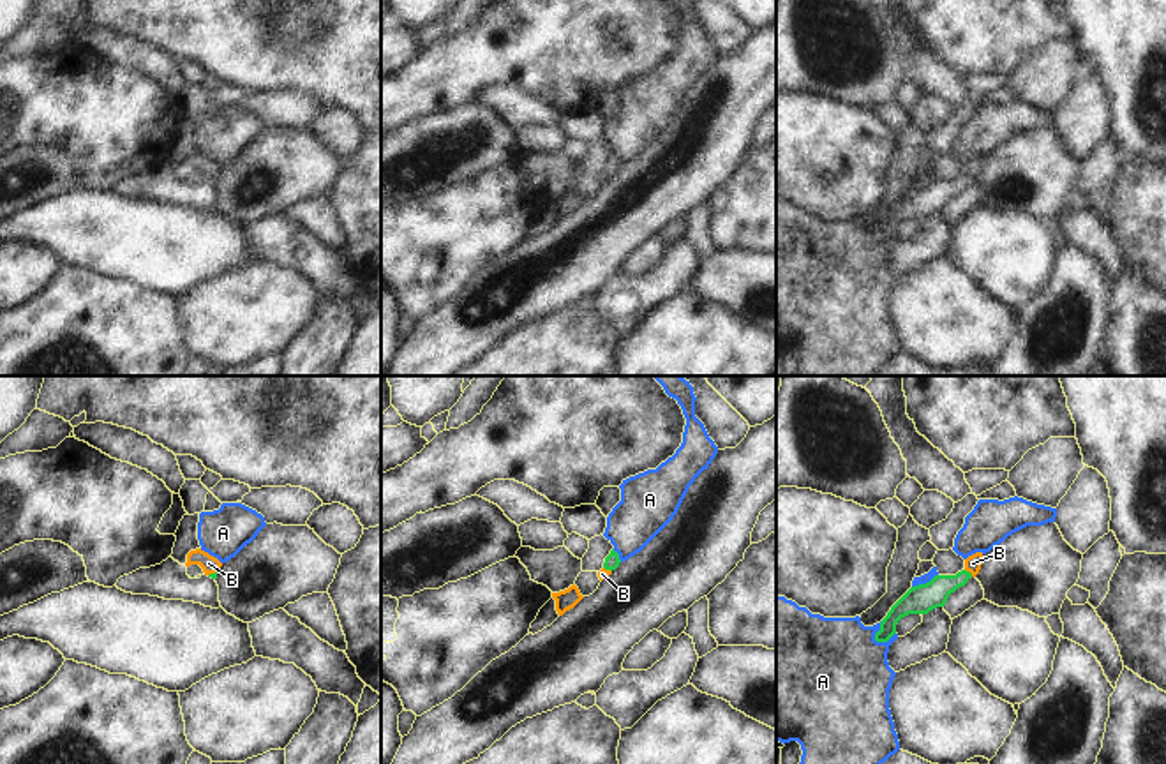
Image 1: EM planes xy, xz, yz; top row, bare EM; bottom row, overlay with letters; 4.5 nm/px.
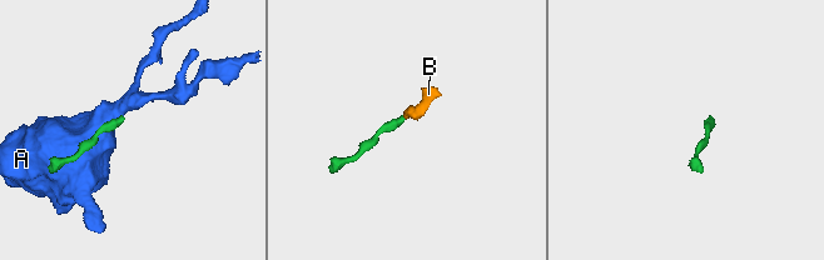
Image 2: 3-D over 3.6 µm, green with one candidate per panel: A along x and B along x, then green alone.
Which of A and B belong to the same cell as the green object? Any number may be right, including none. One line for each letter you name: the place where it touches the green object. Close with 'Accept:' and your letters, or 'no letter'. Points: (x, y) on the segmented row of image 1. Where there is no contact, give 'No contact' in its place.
B: Touches green at yz (969, 572)
Accept: B.

